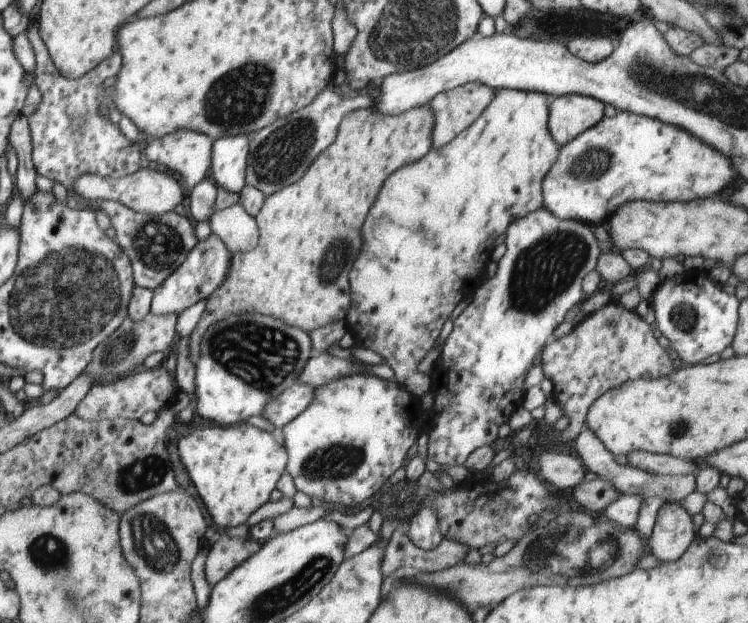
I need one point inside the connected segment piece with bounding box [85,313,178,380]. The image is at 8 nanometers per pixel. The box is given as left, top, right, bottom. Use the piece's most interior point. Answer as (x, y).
(122, 354)

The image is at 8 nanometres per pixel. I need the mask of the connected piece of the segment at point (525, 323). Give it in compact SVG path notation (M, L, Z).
M544 207L530 212L527 216L514 220L508 226L504 244L506 244L506 254L504 254L500 262L495 264L498 270L496 270L494 278L487 278L488 280L481 284L473 295L472 302L453 321L454 329L443 344L442 353L431 372L430 392L434 396L434 410L440 410L440 412L436 412L436 423L429 435L428 457L436 462L436 464L440 464L440 466L463 465L470 458L470 454L474 450L482 446L489 446L492 442L498 440L500 426L508 423L510 416L518 410L519 406L523 405L526 391L524 389L525 379L530 369L538 363L544 346L553 340L554 331L563 322L566 313L573 306L578 305L587 298L583 290L583 281L590 272L596 271L598 258L601 256L596 236L589 225L582 224L582 222L574 222L574 220L558 220L554 214L550 214L550 210L546 210Z

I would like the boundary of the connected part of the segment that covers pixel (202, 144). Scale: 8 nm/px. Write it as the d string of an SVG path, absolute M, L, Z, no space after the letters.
M179 129L167 136L149 139L146 148L142 150L151 166L171 171L177 176L184 187L198 186L206 177L210 177L212 166L213 141L206 135L189 129Z

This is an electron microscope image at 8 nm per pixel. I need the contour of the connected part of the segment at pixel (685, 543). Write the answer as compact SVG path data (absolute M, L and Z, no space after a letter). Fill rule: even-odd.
M667 502L658 510L658 516L654 524L652 535L648 544L655 556L661 563L676 562L682 558L682 554L688 550L698 535L694 532L693 518L676 502Z

